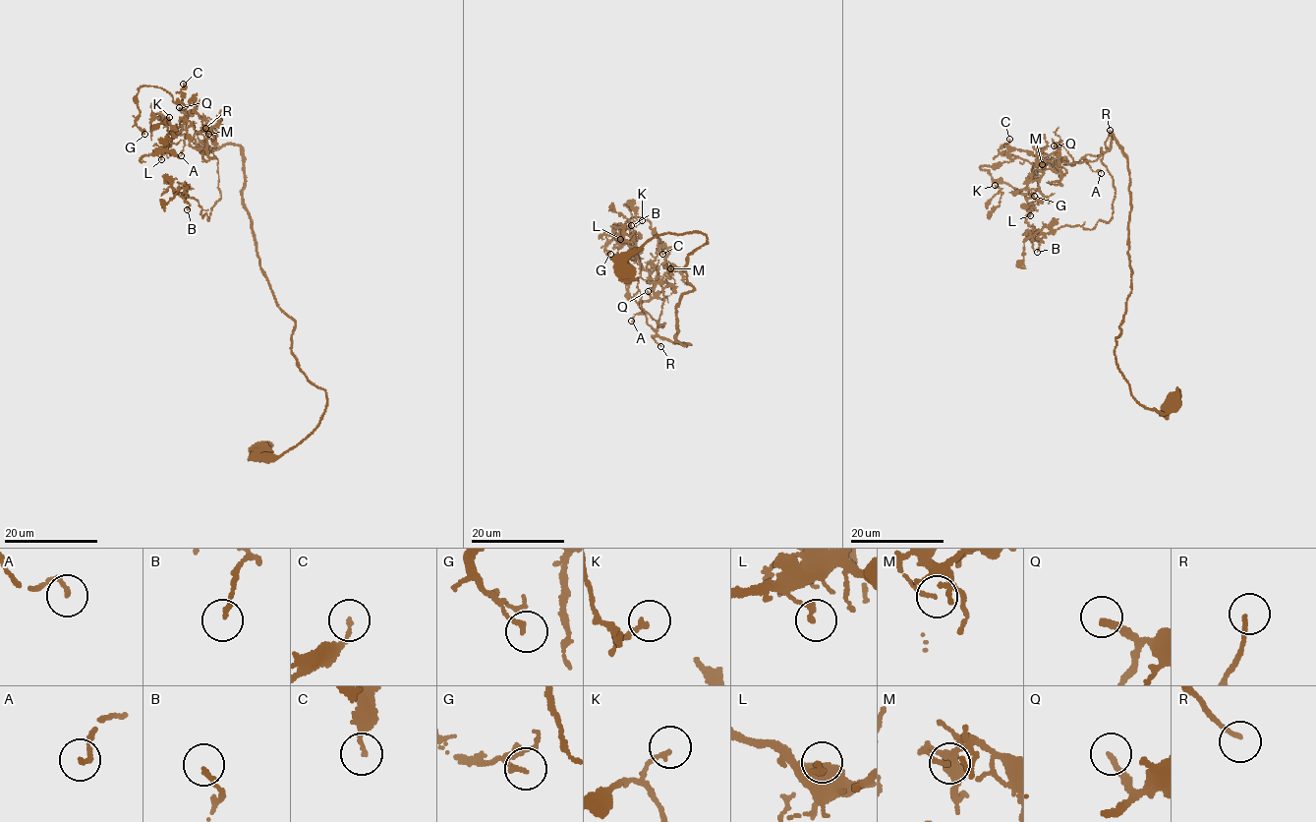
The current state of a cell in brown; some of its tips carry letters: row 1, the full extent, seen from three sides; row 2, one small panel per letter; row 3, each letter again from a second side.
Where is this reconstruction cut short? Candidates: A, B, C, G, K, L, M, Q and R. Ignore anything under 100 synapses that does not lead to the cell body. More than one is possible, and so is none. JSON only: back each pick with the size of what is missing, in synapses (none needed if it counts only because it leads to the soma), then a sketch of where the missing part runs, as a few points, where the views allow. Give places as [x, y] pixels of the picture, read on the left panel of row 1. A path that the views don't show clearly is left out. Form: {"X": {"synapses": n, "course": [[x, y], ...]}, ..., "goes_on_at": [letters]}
{"Q": {"synapses": 140, "course": [[179, 107], [170, 93], [164, 88], [157, 88], [157, 84], [151, 96], [139, 70]]}, "R": {"synapses": 250, "course": [[205, 128], [205, 116], [181, 94], [169, 47], [161, 44], [157, 56], [162, 33], [135, 56]]}, "goes_on_at": ["Q", "R"]}

